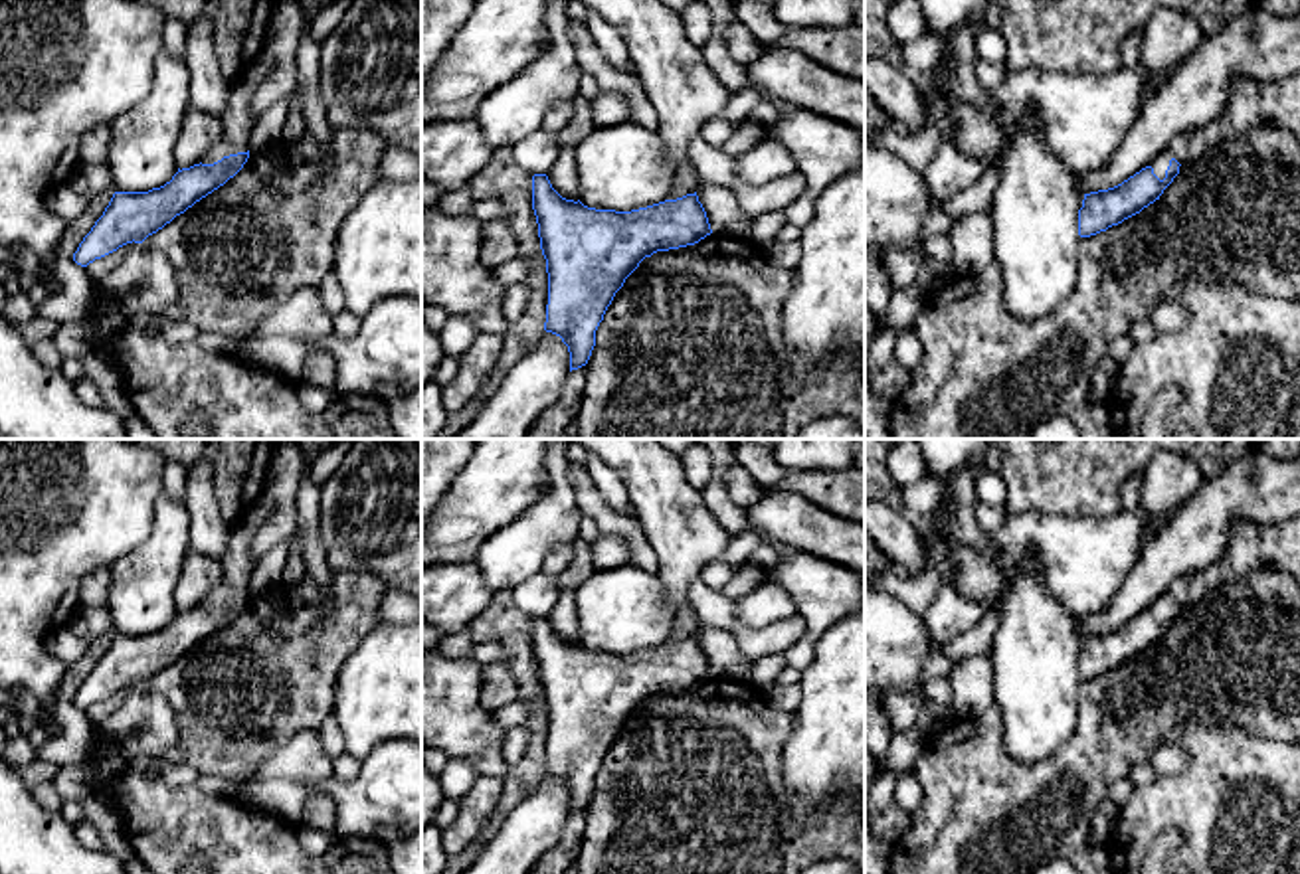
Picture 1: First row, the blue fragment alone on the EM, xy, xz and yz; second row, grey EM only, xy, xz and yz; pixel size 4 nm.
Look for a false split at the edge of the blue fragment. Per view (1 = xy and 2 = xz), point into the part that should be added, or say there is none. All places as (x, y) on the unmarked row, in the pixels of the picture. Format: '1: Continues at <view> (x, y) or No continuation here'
1: Continues at xy (238, 564)
2: No continuation here

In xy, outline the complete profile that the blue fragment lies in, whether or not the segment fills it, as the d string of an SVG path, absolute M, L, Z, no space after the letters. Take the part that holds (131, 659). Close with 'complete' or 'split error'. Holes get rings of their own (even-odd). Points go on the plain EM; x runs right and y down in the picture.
M269 490L247 508L235 524L233 538L220 560L220 585L200 607L178 611L170 625L148 635L115 635L103 658L83 680L73 704L87 710L127 686L142 686L176 658L233 621L249 601L249 579L255 568L251 536L269 518L275 496Z; split error

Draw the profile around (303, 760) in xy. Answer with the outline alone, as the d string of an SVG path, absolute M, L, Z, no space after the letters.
M303 730L285 742L247 781L265 781L271 777L309 785L309 795L301 823L330 830L336 825L336 807L330 795L317 787L338 781L332 759L323 749L317 730Z

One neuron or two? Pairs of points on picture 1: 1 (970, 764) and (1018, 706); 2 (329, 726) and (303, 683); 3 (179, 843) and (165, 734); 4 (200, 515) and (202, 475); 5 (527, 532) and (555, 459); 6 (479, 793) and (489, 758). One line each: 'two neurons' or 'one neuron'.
1: two neurons
2: two neurons
3: one neuron
4: one neuron
5: one neuron
6: two neurons

